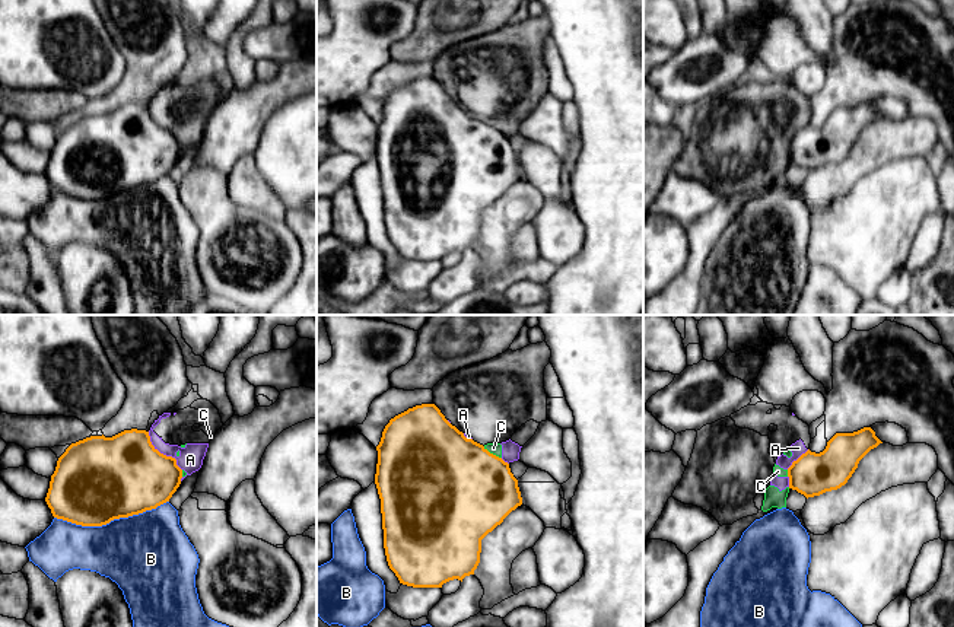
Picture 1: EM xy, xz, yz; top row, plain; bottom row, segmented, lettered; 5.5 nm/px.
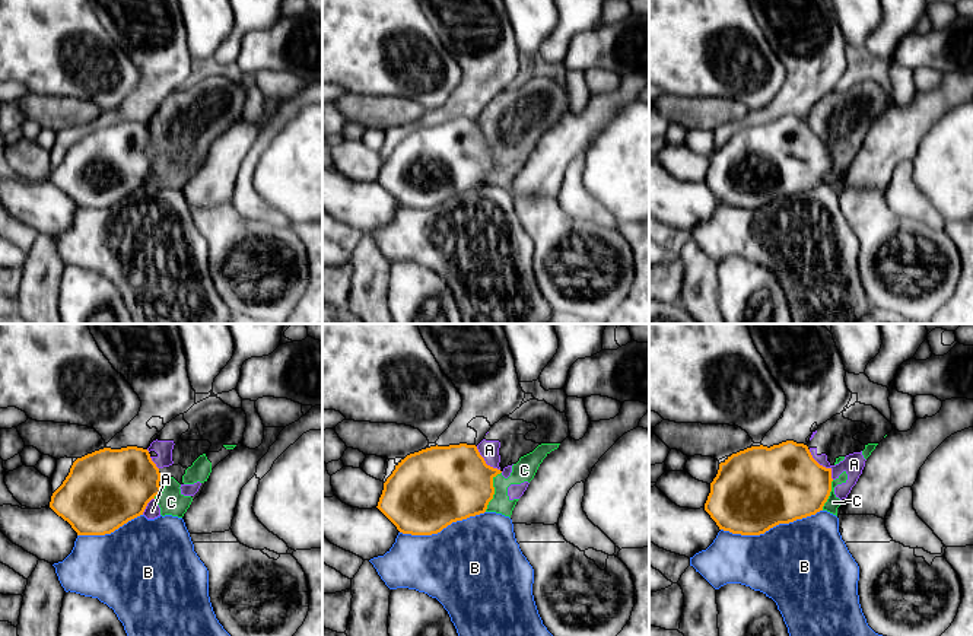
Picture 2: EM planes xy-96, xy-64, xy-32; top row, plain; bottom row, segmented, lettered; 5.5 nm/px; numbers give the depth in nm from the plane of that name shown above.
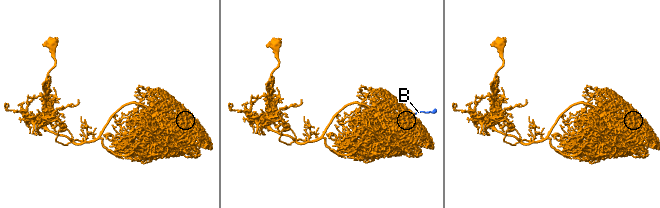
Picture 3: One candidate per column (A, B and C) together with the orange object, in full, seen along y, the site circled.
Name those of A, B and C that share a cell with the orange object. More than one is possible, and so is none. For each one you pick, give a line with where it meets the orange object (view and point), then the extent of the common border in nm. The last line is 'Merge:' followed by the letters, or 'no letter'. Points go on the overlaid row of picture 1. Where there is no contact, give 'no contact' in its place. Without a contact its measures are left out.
Merge: no letter

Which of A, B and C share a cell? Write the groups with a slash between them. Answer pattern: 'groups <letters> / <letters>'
groups A C / B

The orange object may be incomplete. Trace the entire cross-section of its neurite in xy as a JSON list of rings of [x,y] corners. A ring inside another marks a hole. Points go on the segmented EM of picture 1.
[[[131,429],[112,437],[90,436],[71,443],[57,461],[45,502],[57,519],[82,526],[102,526],[169,502],[181,478],[182,470],[177,459],[156,449],[149,432]]]

